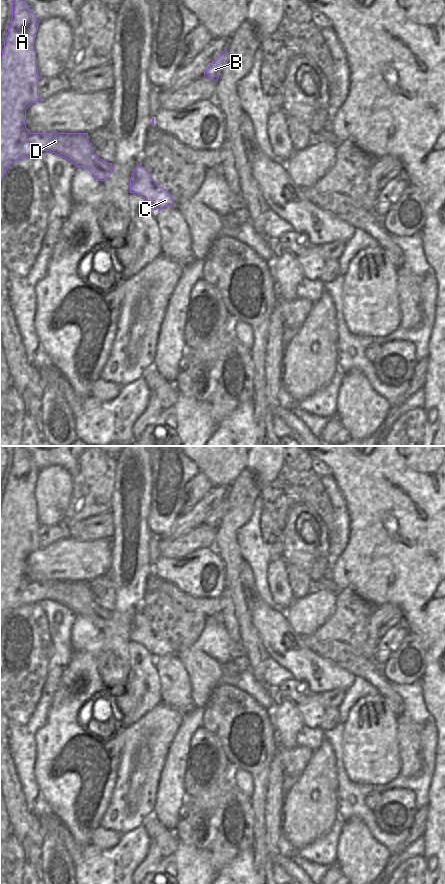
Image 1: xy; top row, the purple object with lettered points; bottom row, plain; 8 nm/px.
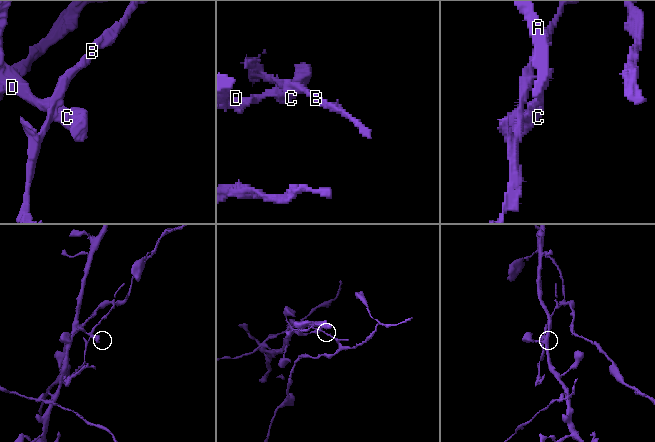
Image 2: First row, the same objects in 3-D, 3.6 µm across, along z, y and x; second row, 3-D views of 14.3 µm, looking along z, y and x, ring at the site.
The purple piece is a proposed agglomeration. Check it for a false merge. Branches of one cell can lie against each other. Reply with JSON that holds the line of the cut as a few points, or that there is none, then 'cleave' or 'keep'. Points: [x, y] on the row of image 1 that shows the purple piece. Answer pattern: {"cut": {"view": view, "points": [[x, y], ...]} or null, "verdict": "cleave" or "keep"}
{"cut": {"view": "xy", "points": [[111, 166], [104, 170], [103, 179]]}, "verdict": "cleave"}

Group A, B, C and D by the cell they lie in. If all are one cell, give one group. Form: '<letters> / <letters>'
A D / B C

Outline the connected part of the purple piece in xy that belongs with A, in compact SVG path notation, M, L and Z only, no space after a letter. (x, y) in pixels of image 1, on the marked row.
M12 0L12 18L0 57L0 182L6 170L15 161L29 155L38 155L43 151L55 153L76 167L87 169L99 181L104 181L104 170L112 167L112 163L96 156L88 140L88 133L31 133L26 128L26 110L33 103L41 101L38 96L40 76L34 50L39 22L25 1Z

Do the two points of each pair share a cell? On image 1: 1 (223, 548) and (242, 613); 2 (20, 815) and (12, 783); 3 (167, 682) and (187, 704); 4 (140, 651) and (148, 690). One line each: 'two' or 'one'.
1: one
2: one
3: one
4: one

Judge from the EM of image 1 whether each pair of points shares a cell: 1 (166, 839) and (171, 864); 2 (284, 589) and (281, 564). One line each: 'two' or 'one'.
1: two
2: one

